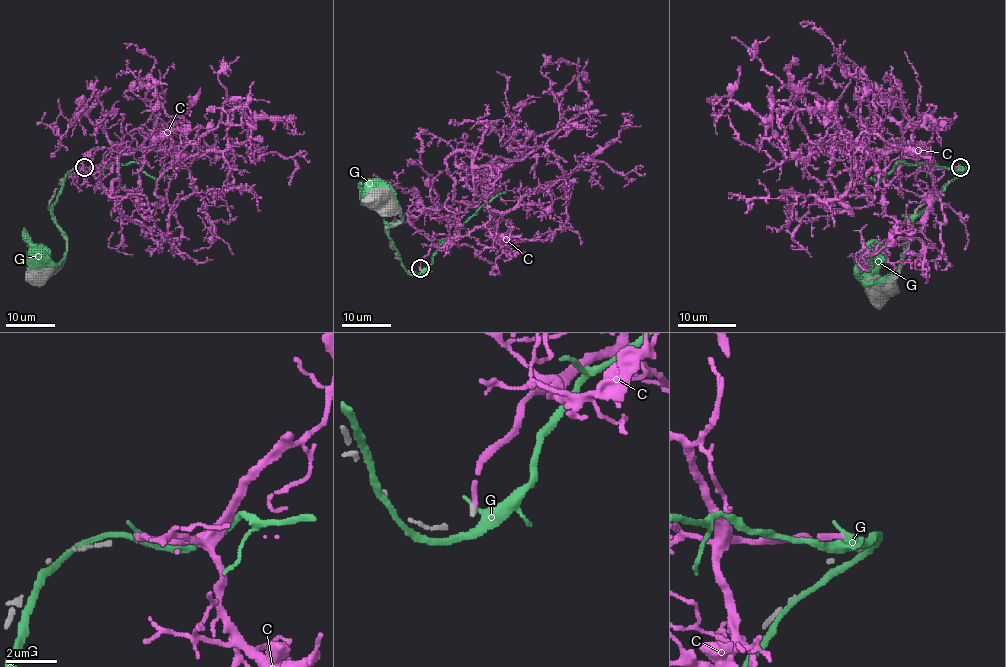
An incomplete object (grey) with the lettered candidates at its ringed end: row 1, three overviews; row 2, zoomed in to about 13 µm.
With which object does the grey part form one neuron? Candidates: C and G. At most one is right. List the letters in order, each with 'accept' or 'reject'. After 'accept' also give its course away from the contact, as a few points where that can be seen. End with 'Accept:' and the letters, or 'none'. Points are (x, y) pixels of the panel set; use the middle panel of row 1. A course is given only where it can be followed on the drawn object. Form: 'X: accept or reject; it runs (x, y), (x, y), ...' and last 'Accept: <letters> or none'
C: accept; it runs (420, 268), (466, 207), (446, 160), (499, 176), (590, 101), (575, 64), (542, 74)
G: reject
Accept: C

